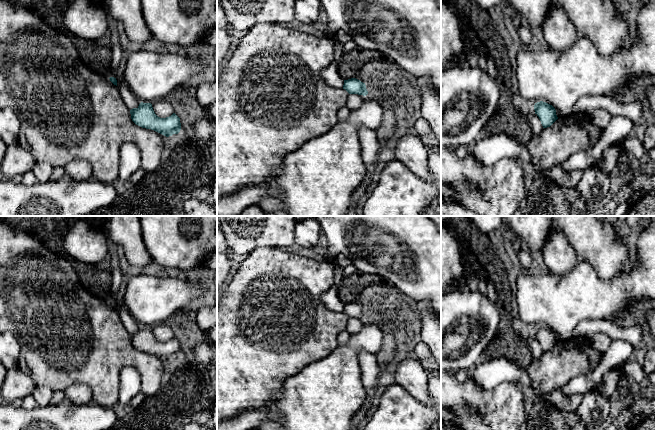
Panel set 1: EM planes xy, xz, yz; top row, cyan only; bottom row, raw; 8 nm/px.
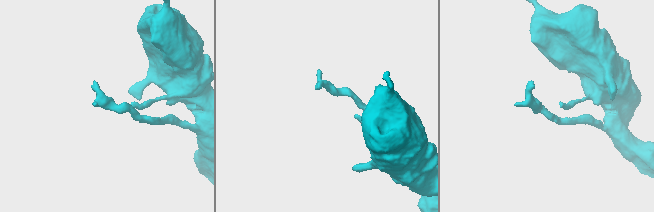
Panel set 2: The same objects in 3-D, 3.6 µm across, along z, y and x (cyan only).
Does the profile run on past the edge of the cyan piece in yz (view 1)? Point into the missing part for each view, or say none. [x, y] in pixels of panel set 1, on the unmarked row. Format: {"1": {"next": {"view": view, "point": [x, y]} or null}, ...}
{"1": {"next": null}}

